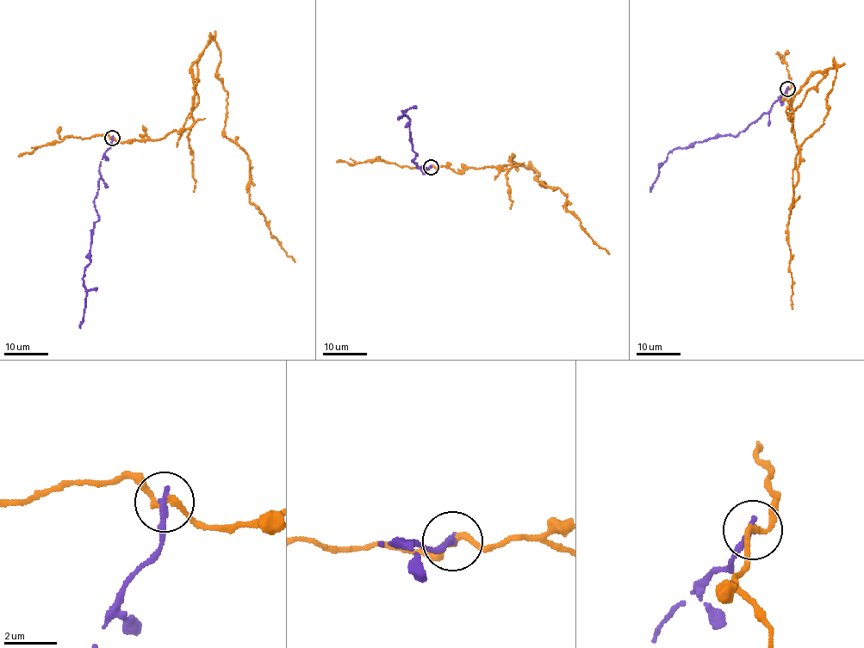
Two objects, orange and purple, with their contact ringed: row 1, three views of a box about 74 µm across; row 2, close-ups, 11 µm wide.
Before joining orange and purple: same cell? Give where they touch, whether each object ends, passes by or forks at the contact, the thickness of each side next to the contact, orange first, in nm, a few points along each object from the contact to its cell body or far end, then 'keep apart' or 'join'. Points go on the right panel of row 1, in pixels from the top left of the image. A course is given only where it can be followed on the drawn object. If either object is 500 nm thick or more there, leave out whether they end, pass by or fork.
place (787, 89); orange passes by; purple ends; calibres 240 and 280 nm; course orange (787, 88), (792, 120), (801, 87), (836, 65), (828, 114), (804, 140), (793, 189), (792, 309); course purple (787, 88), (771, 109), (735, 136), (717, 135), (669, 152), (660, 167), (658, 175), (649, 191); keep apart

